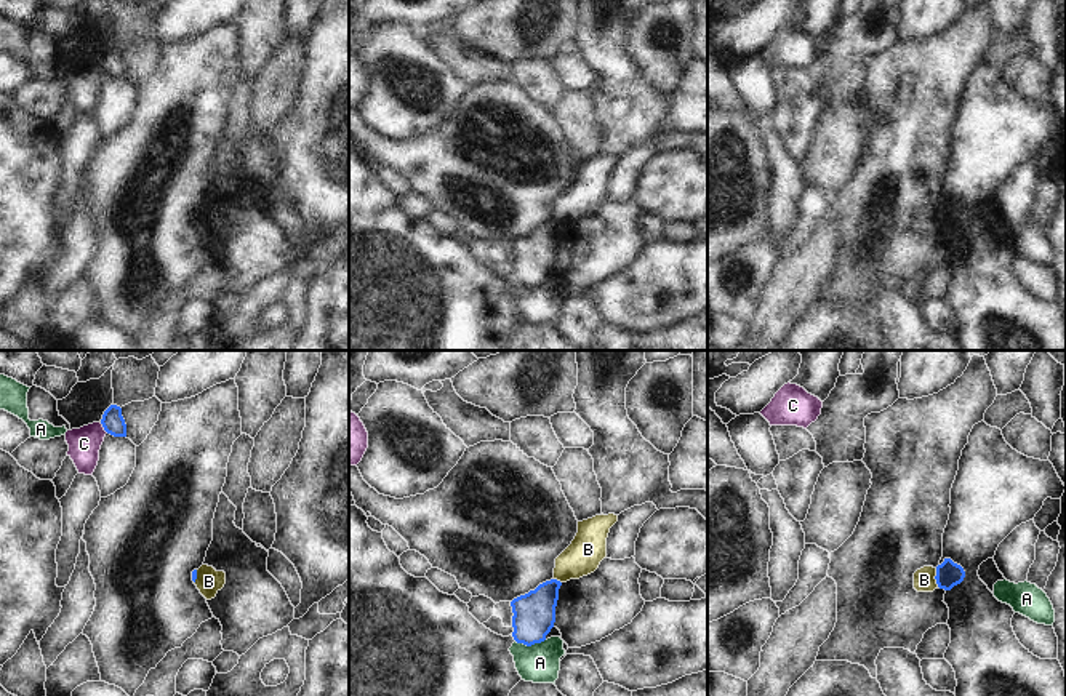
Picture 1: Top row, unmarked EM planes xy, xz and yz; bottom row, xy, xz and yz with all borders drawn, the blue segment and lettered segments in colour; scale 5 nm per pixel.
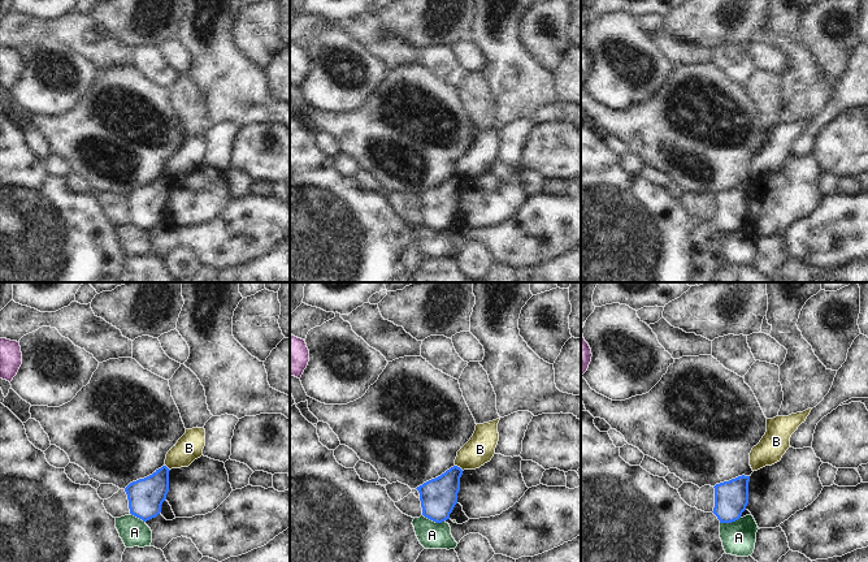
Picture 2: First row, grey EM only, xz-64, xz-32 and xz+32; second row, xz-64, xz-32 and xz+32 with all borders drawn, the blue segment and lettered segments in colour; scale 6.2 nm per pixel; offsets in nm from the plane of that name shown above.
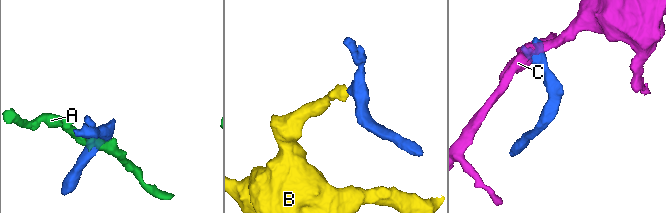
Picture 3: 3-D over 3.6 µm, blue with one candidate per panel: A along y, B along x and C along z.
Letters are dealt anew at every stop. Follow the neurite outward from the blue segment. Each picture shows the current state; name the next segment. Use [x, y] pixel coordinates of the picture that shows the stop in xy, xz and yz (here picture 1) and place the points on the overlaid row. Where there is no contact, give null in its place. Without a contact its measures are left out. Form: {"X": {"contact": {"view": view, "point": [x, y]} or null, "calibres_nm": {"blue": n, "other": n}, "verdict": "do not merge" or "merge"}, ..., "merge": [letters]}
{"A": {"contact": {"view": "xz", "point": [530, 645]}, "calibres_nm": {"blue": 200, "other": 200}, "verdict": "do not merge"}, "B": {"contact": {"view": "yz", "point": [935, 578]}, "calibres_nm": {"blue": 130, "other": 110}, "verdict": "do not merge"}, "C": {"contact": {"view": "xy", "point": [103, 426]}, "calibres_nm": {"blue": 120, "other": 160}, "verdict": "do not merge"}, "merge": []}

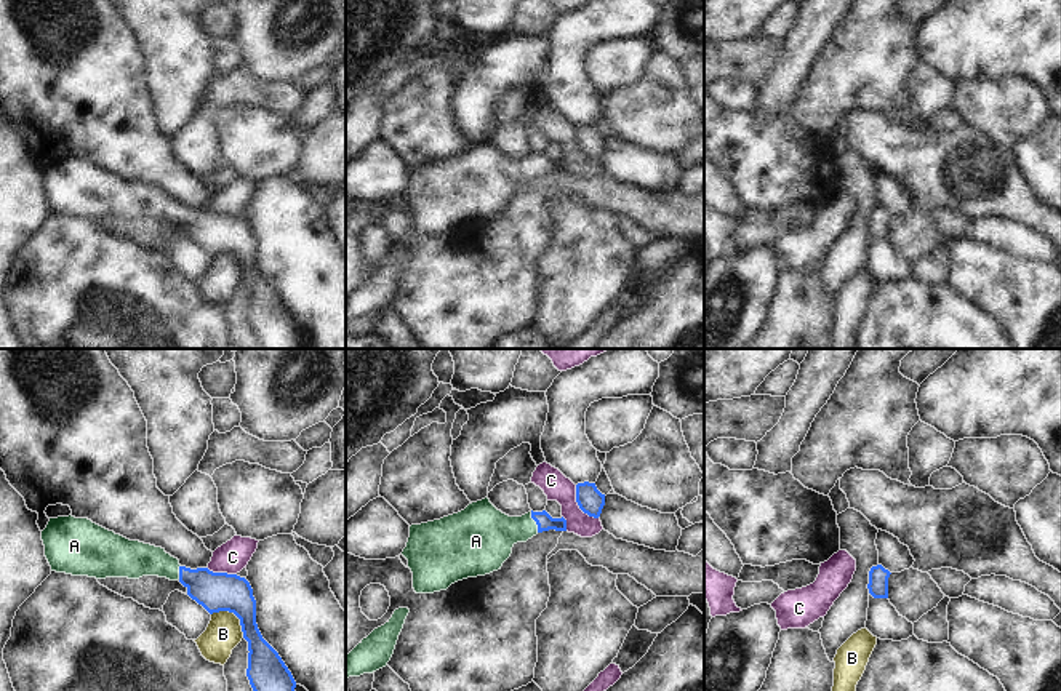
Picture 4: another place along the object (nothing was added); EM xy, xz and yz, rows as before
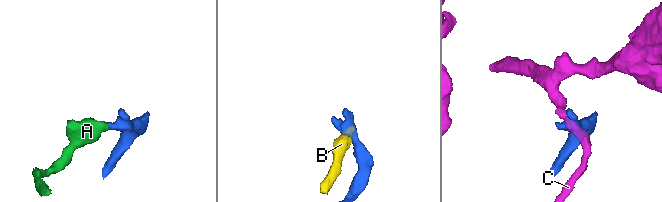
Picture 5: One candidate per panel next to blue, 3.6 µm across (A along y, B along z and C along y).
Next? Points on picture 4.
{"A": {"contact": {"view": "xz", "point": [535, 520]}, "calibres_nm": {"blue": 90, "other": 260}, "verdict": "merge"}, "B": {"contact": {"view": "xy", "point": [234, 613]}, "calibres_nm": {"blue": 190, "other": 180}, "verdict": "do not merge"}, "C": {"contact": {"view": "xz", "point": [578, 504]}, "calibres_nm": {"blue": 140, "other": 140}, "verdict": "do not merge"}, "merge": ["A"]}

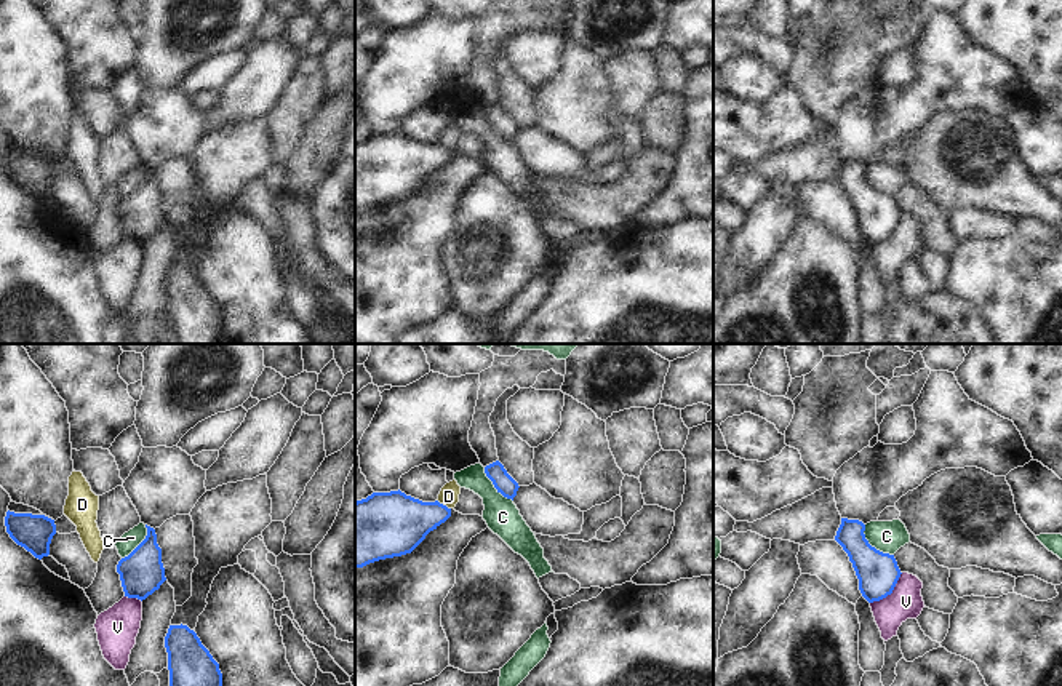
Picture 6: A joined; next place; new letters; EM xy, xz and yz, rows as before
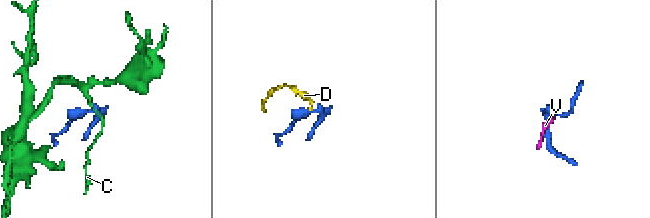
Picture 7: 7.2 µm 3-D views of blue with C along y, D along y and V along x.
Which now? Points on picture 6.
{"C": {"contact": {"view": "yz", "point": [870, 546]}, "calibres_nm": {"blue": 200, "other": 160}, "verdict": "do not merge"}, "D": {"contact": {"view": "xz", "point": [442, 504]}, "calibres_nm": {"blue": 300, "other": 100}, "verdict": "do not merge"}, "V": {"contact": {"view": "yz", "point": [890, 594]}, "calibres_nm": {"blue": 200, "other": 170}, "verdict": "do not merge"}, "merge": []}

